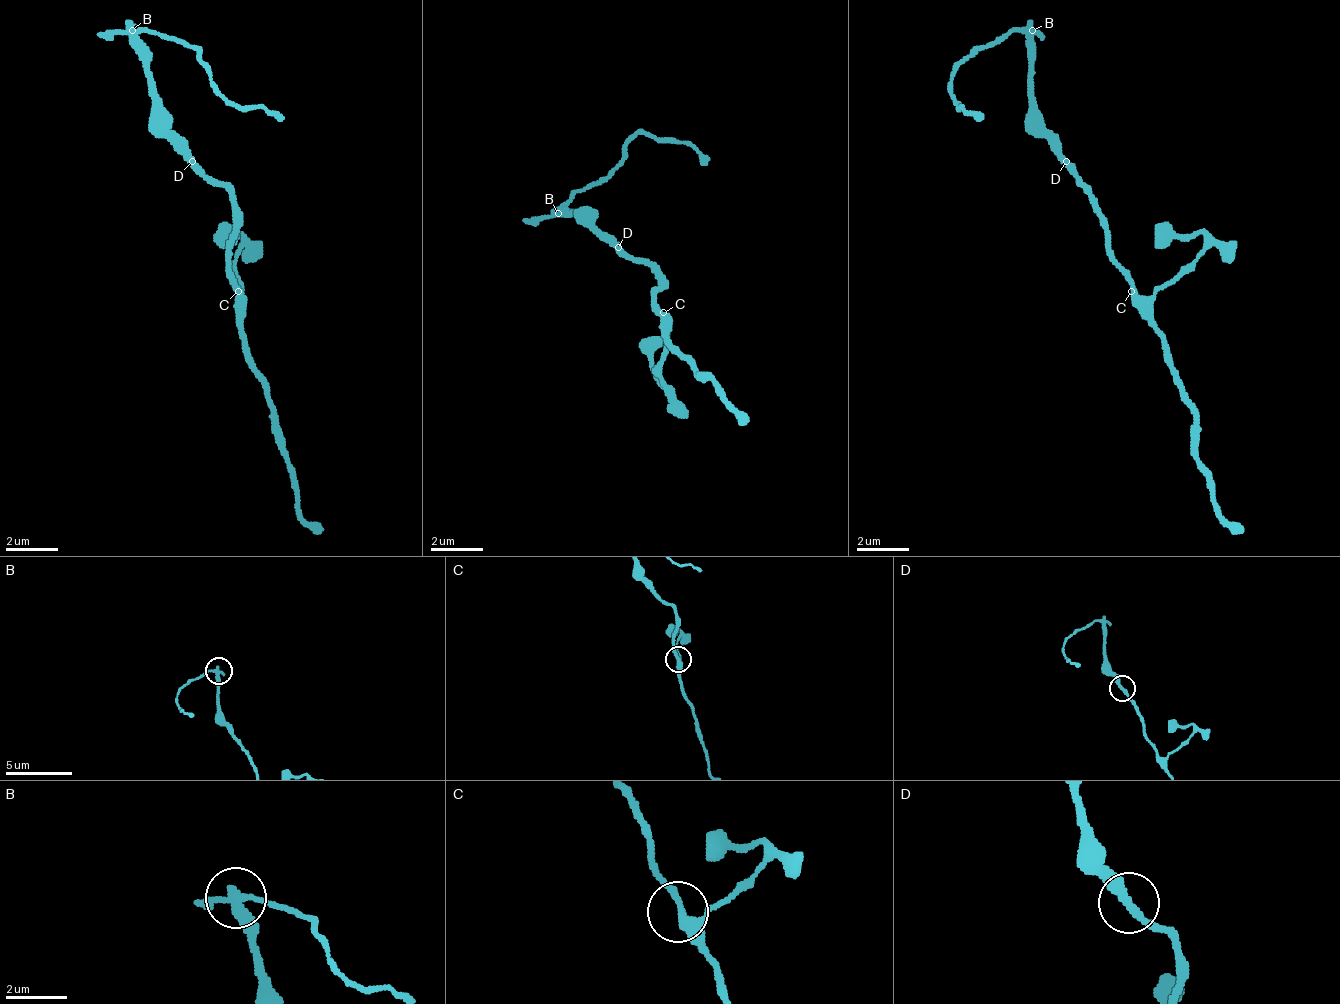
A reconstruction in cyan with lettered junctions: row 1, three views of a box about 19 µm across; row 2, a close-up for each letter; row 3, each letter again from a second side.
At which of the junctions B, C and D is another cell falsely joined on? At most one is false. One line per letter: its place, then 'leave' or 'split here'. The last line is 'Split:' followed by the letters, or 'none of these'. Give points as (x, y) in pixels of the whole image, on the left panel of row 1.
B: place (132, 30); split here
C: place (238, 291); leave
D: place (192, 161); leave
Split: B

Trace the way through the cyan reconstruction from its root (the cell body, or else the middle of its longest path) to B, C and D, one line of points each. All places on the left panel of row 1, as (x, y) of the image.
B: (225, 187), (166, 123), (160, 97), (153, 90), (153, 71), (147, 64), (147, 45), (134, 32)
C: (225, 187), (231, 194), (231, 278), (238, 285), (238, 291)
D: (225, 187), (218, 187), (192, 161)

